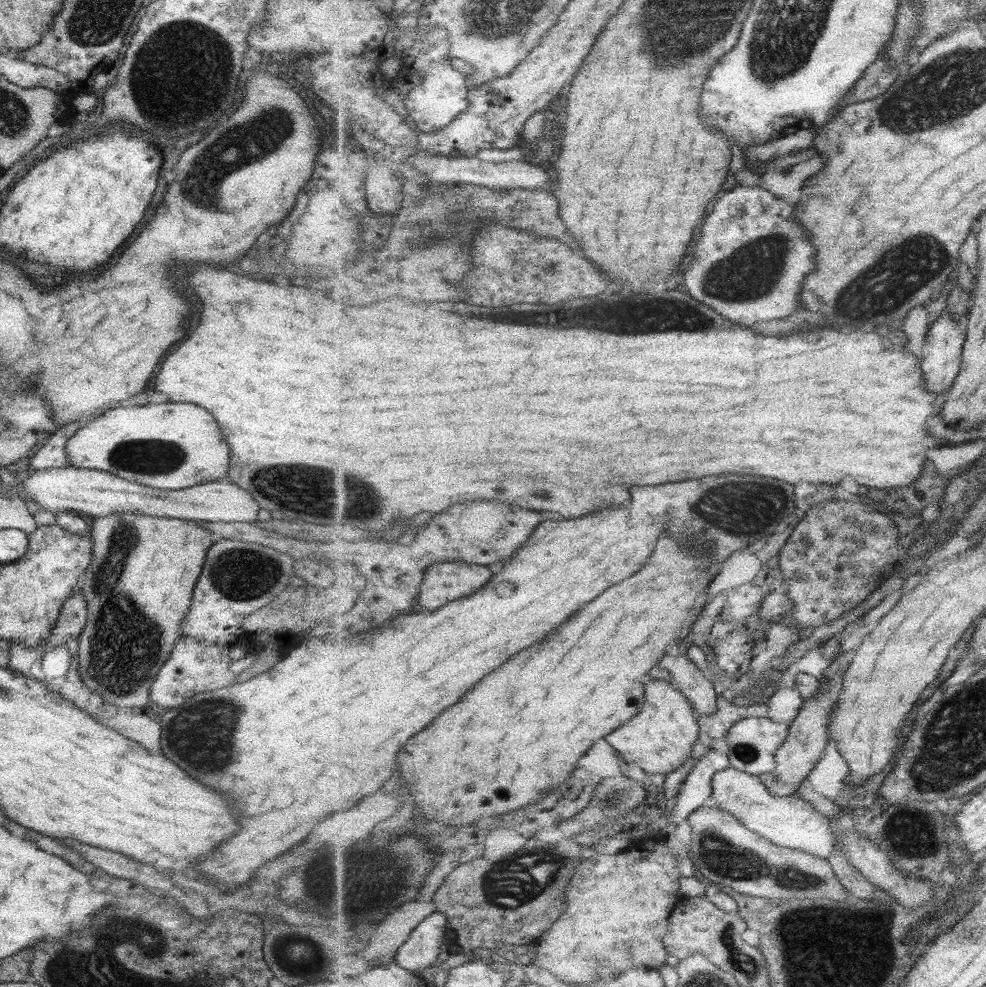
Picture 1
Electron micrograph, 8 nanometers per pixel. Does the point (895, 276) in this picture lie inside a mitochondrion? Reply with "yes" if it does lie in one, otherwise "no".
yes

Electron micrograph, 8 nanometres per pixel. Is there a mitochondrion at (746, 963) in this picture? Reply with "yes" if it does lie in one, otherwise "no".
yes

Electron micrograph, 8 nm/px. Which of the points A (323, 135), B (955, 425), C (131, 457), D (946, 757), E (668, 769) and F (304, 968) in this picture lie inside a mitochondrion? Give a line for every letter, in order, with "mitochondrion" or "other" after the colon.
A: other
B: other
C: mitochondrion
D: mitochondrion
E: other
F: other

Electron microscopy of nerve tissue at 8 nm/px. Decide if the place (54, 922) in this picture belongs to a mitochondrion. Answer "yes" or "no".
no

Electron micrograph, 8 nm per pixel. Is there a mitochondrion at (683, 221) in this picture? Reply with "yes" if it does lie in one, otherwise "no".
no

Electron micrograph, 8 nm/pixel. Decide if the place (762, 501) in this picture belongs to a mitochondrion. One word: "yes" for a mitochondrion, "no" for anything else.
yes

